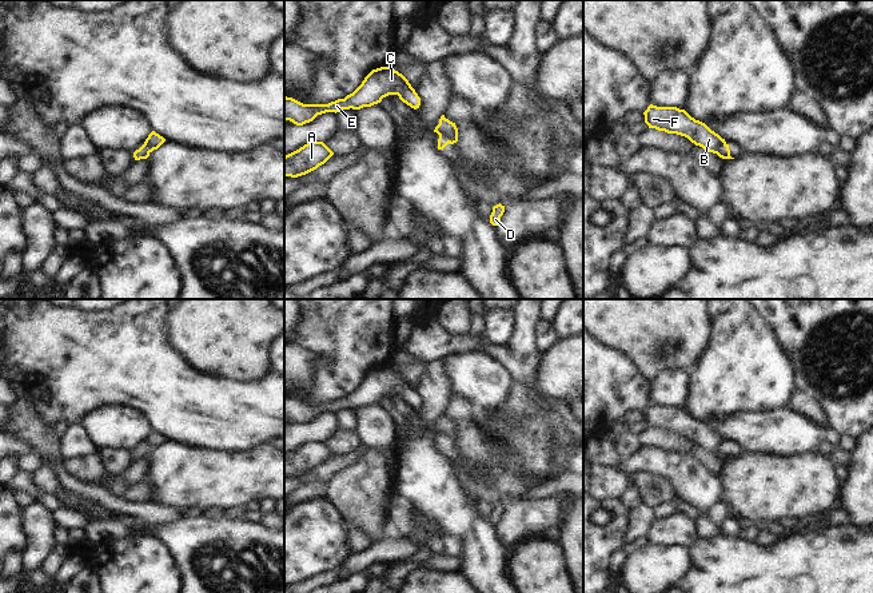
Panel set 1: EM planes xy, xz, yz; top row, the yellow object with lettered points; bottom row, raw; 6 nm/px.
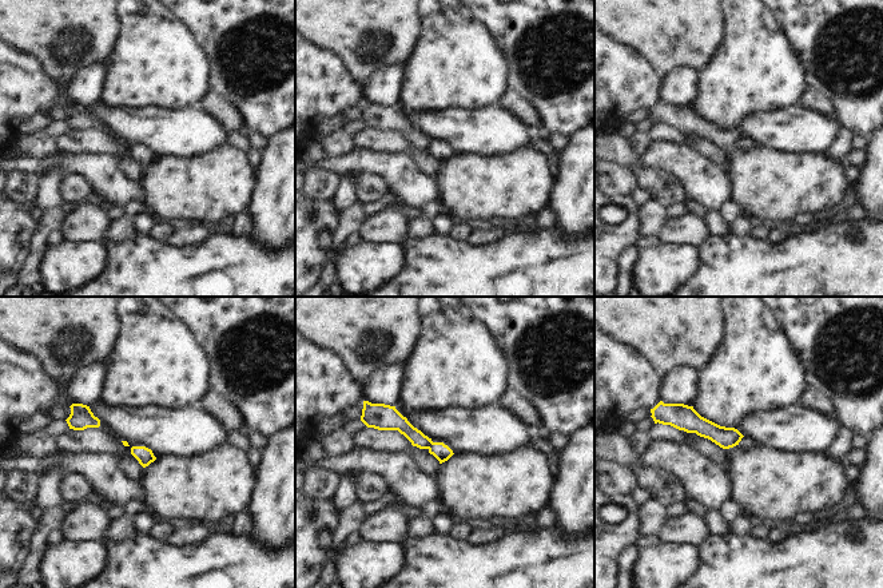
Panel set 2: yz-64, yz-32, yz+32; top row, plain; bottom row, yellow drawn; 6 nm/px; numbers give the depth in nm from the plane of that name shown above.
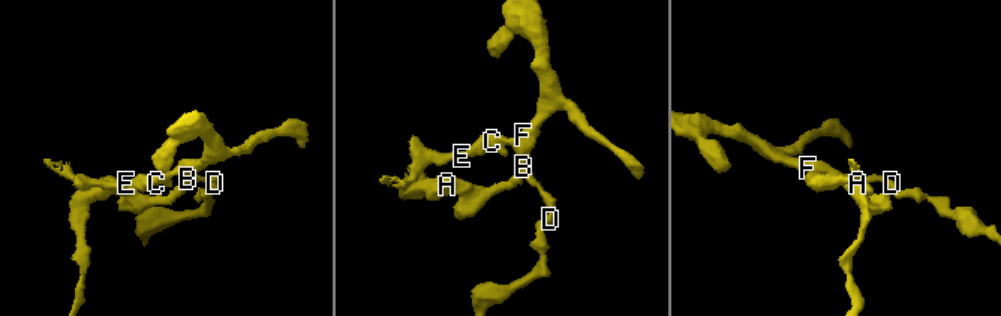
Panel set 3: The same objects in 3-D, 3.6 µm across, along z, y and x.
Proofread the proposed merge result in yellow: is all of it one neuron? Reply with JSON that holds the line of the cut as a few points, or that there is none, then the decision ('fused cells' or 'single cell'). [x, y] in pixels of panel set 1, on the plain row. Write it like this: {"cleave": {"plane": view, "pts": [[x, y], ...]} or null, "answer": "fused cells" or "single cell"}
{"cleave": {"plane": "xz", "pts": [[439, 434], [449, 441]]}, "answer": "fused cells"}

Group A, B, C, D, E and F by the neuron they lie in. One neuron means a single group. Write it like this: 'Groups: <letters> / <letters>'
Groups: A / B C D E F

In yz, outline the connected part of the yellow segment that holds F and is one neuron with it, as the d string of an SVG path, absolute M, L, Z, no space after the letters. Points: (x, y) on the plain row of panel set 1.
M650 403L643 414L649 427L685 435L709 451L718 453L726 443L725 438L711 430L705 422L691 417L685 409Z

